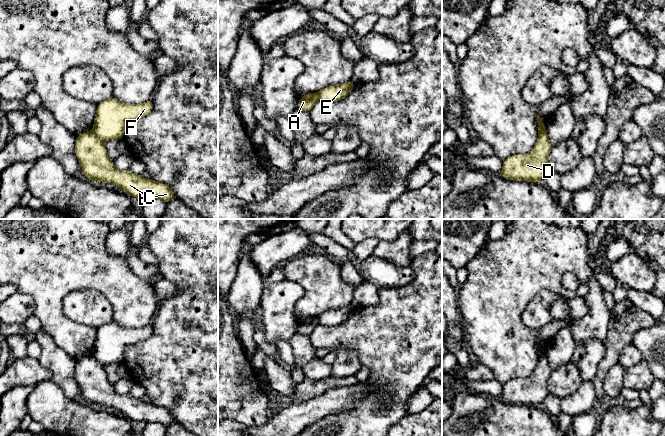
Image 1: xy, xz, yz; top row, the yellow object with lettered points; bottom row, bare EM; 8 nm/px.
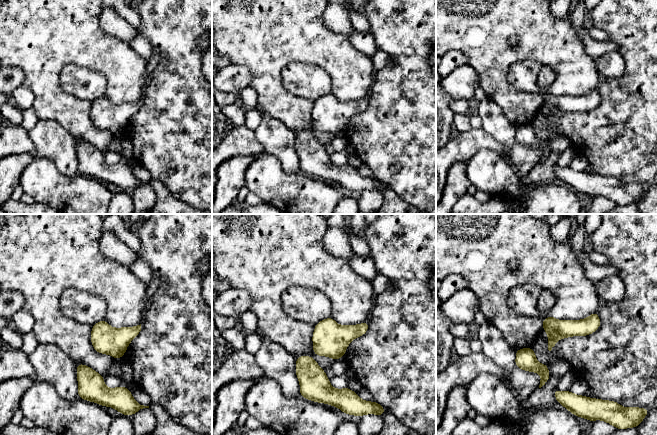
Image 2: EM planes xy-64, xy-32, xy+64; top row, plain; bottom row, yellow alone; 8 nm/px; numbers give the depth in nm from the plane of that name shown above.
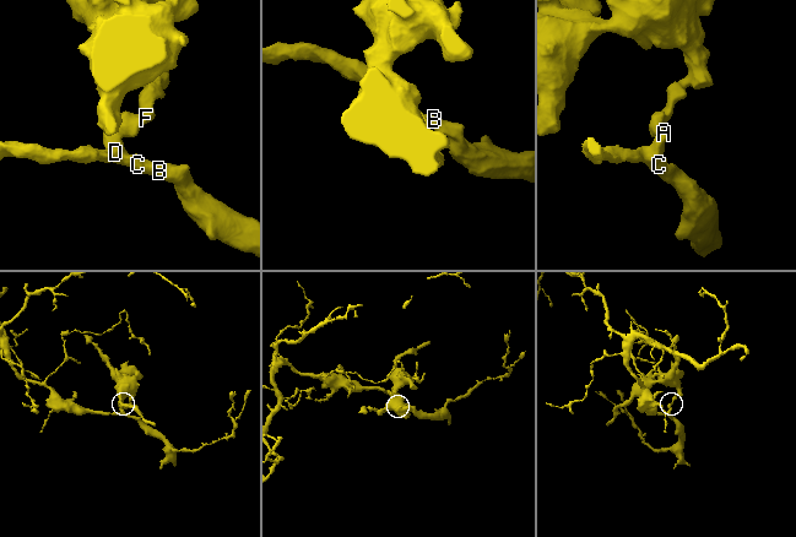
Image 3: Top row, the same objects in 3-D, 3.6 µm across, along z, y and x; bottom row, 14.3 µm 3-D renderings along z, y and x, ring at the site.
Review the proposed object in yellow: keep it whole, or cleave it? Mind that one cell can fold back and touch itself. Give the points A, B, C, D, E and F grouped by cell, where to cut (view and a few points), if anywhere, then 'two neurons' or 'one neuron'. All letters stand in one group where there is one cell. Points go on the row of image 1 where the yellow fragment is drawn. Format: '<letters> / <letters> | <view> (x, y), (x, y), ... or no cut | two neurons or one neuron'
A B C D / E F | xy (92, 131), (102, 141) | two neurons

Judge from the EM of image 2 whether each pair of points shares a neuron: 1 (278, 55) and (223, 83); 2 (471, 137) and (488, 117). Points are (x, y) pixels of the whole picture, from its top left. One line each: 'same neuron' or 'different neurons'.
1: different neurons
2: different neurons

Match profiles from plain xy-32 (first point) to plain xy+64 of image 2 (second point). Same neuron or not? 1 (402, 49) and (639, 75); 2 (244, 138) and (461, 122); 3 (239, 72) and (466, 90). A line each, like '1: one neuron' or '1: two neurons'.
1: one neuron
2: two neurons
3: one neuron

